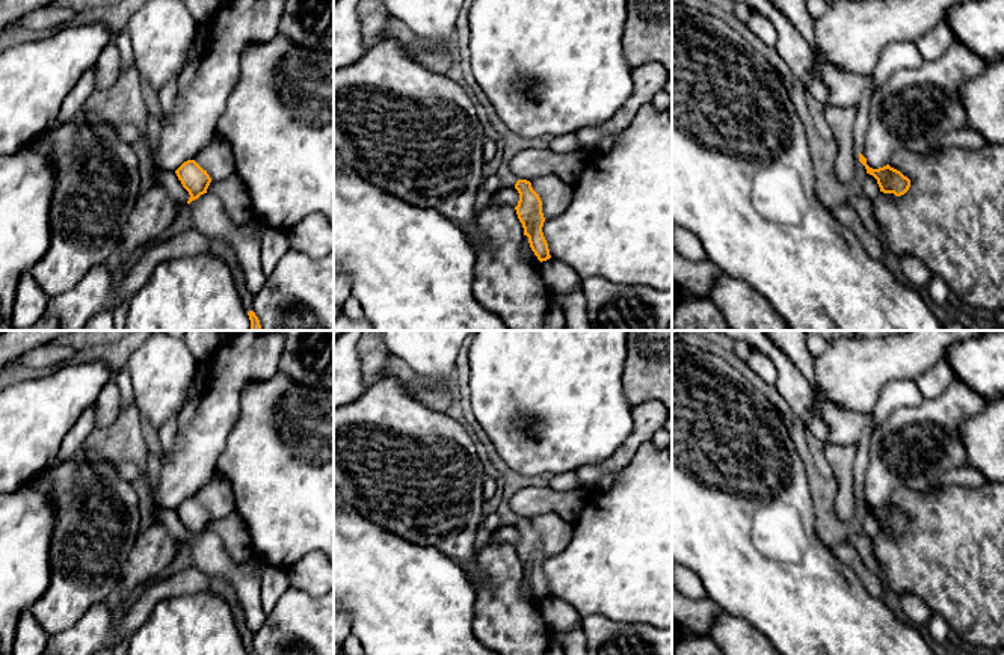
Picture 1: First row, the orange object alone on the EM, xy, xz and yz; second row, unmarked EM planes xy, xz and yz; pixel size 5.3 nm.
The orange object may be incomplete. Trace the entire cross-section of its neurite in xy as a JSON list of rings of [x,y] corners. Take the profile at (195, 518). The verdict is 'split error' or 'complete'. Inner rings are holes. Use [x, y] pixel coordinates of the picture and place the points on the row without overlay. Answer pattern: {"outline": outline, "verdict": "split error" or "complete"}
{"outline": [[[195,498],[184,500],[175,509],[183,525],[189,530],[190,536],[187,542],[198,537],[201,533],[207,531],[207,527],[211,521],[210,513],[204,509]]], "verdict": "complete"}

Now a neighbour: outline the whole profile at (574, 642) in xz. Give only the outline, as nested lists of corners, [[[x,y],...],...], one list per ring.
[[[581,626],[572,628],[556,641],[562,646],[565,655],[587,655],[587,641]]]

